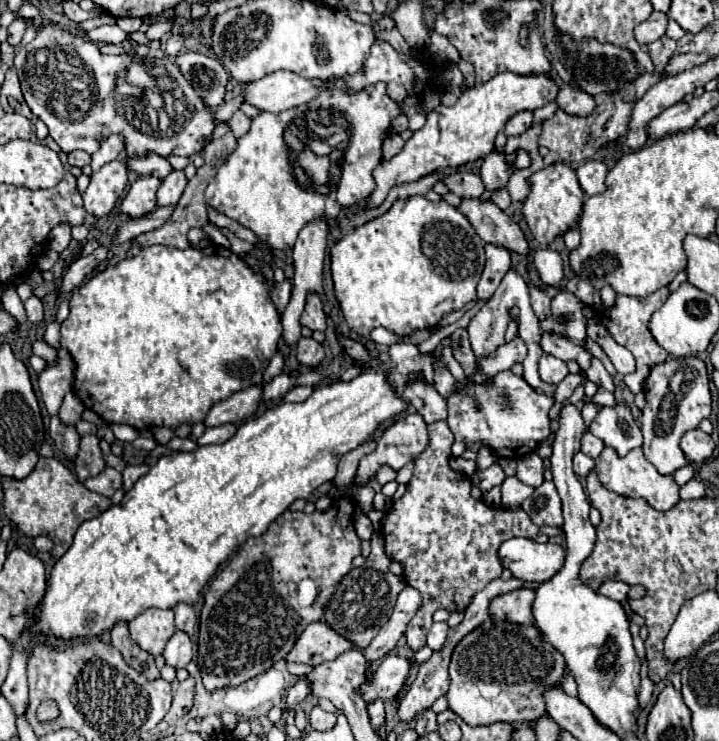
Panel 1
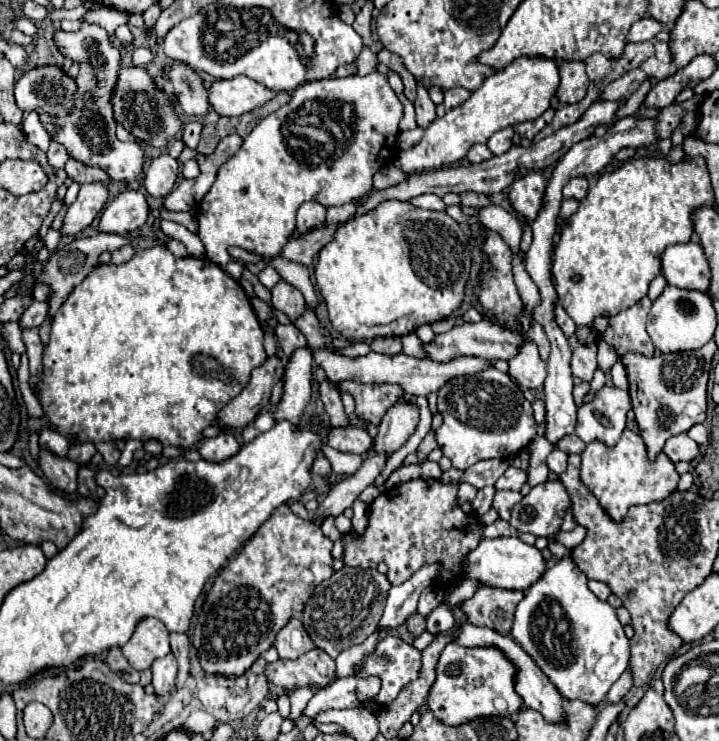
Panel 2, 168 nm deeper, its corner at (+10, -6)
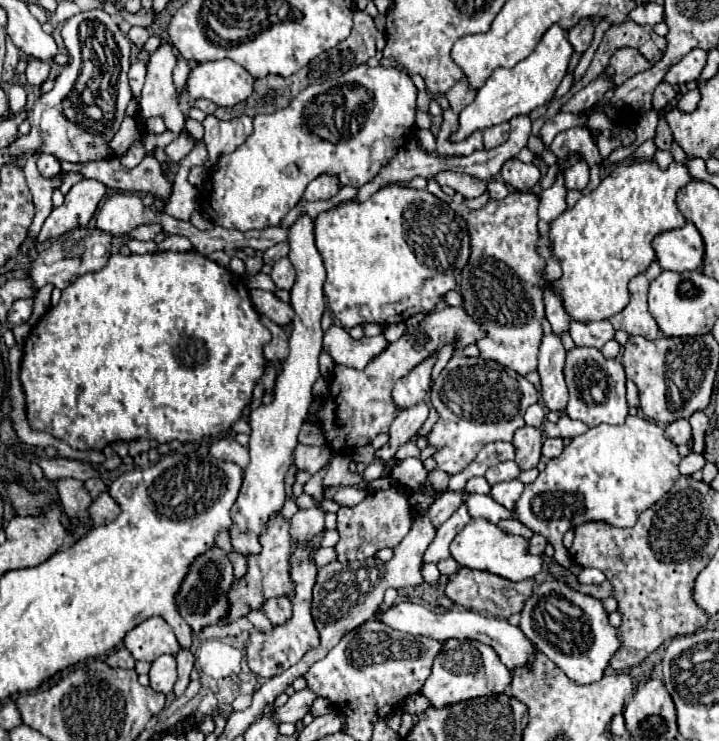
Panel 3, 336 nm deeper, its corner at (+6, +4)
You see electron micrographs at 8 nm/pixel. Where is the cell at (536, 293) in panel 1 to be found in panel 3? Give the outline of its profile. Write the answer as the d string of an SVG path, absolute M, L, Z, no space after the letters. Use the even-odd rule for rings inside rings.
M545 335L539 349L539 375L541 375L541 397L549 411L565 411L567 387L563 379L565 349L557 335Z

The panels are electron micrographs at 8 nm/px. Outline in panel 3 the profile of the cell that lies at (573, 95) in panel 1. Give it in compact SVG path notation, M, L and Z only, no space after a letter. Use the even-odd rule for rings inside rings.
M583 19L579 21L573 29L567 31L567 37L571 41L571 45L575 47L575 51L585 51L593 39L593 29L595 29L595 23L591 19Z

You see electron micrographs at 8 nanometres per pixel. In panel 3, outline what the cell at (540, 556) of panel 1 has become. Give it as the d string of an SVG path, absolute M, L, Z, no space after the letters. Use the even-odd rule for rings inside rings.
M485 519L469 521L451 541L449 553L461 567L491 571L509 581L523 581L527 577L535 577L543 565L543 559L539 555L527 553L527 541L523 537L501 533L501 529L497 525L493 525Z

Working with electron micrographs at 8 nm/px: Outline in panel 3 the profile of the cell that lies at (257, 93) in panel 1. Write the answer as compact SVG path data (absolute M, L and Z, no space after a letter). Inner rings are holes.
M231 59L205 61L191 69L187 93L191 99L209 99L219 107L233 107L253 93L253 77Z

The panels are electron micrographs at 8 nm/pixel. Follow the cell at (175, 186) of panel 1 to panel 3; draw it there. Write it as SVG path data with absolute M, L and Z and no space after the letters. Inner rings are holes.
M183 131L169 147L165 147L165 153L171 157L171 161L173 163L179 163L191 149L195 147L195 139L193 139L193 135L191 133L187 133L187 131Z

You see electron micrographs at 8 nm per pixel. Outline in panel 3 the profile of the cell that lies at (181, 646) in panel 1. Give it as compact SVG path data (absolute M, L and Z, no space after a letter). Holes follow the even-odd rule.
M161 655L151 663L149 671L149 687L157 693L171 693L177 681L177 663L173 655Z

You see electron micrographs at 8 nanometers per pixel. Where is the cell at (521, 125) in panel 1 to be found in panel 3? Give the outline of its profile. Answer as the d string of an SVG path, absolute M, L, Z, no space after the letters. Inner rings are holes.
M509 123L493 125L483 131L483 145L485 145L485 149L493 149L493 147L505 143L507 137L509 137Z

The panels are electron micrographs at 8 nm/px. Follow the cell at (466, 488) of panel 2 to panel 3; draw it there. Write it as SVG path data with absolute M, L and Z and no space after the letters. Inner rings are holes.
M443 493L431 507L429 507L429 519L433 523L433 527L443 525L451 513L457 509L457 505L461 505L461 493Z

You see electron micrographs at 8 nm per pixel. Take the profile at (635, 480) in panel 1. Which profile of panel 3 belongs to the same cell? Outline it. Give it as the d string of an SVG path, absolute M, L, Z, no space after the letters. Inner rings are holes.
M627 417L623 425L599 425L573 437L563 453L551 459L533 483L525 485L515 513L525 527L543 535L555 549L561 549L561 539L569 529L587 521L633 527L639 515L673 487L679 461L677 447L655 421Z

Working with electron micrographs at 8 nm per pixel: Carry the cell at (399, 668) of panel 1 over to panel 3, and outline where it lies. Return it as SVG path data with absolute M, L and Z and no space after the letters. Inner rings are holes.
M309 689L295 691L283 707L273 709L271 719L275 723L281 723L281 721L283 723L297 723L297 721L301 721L305 717L305 713L309 711L309 707L311 707L311 703L315 699L317 699L317 695L315 693L309 693Z

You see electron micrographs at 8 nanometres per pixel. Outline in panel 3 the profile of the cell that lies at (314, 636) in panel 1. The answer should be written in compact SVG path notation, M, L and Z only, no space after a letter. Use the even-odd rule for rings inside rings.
M271 597L263 603L263 613L269 617L269 621L273 625L281 625L281 621L289 619L291 613L291 605L287 597Z

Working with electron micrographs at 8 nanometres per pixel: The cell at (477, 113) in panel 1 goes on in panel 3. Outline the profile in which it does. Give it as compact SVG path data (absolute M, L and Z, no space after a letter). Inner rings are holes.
M551 25L549 31L539 41L539 45L535 47L535 51L527 59L519 61L513 69L499 67L499 69L495 69L491 73L491 77L485 81L485 85L477 91L473 103L469 103L461 111L459 129L457 129L457 133L453 133L451 139L461 141L461 139L469 137L477 129L487 129L487 127L505 123L515 115L527 115L535 107L547 105L551 101L551 97L555 95L561 79L567 73L569 59L571 59L573 51L575 49L567 39L565 29L561 29L559 25Z

